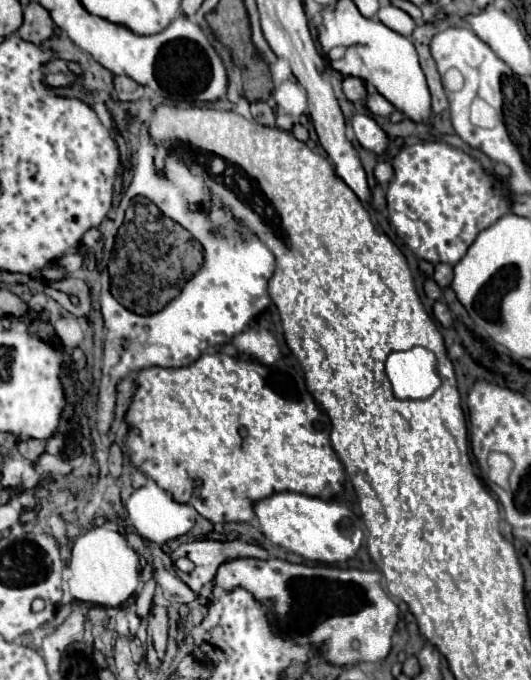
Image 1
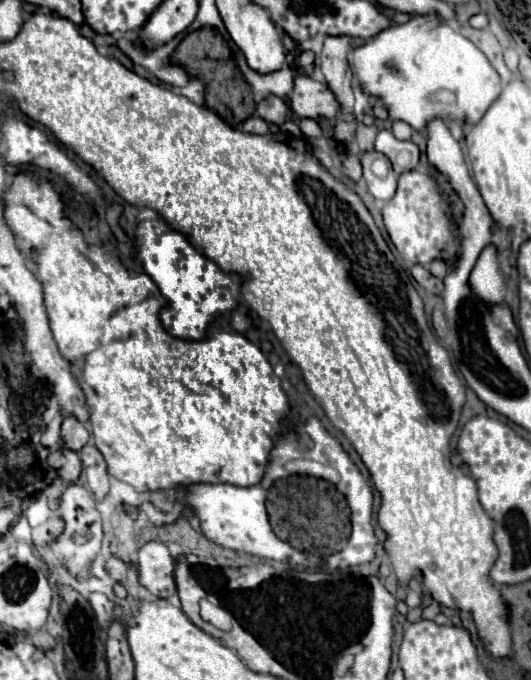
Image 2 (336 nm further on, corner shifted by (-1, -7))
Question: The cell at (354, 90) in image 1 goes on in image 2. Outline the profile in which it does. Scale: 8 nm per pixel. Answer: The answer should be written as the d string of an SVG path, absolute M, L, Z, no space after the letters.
M304 74L294 76L290 108L298 118L312 118L312 120L322 120L322 118L334 120L336 112L340 110L332 92L328 92L328 86Z

